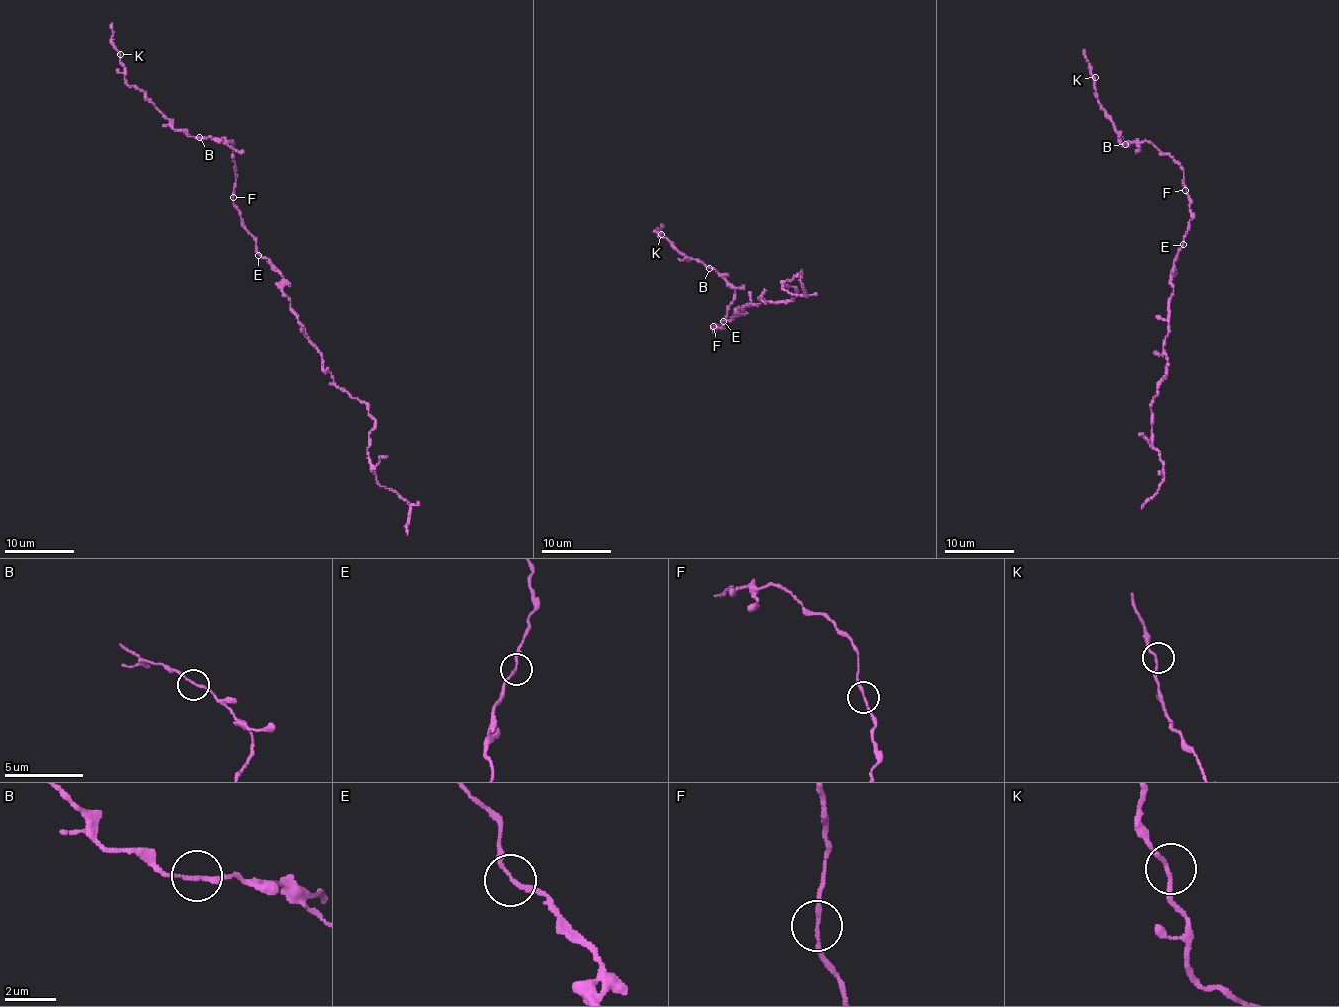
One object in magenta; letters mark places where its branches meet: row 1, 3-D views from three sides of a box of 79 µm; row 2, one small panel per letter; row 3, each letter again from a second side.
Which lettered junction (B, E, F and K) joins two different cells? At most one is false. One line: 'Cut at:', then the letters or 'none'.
Cut at: E

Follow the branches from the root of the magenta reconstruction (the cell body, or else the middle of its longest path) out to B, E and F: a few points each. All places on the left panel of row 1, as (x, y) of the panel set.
B: (272, 263), (257, 252), (255, 237), (245, 227), (241, 212), (233, 203), (233, 142), (199, 137)
E: (272, 263), (259, 255)
F: (272, 263), (257, 252), (255, 237), (243, 224), (233, 197)

